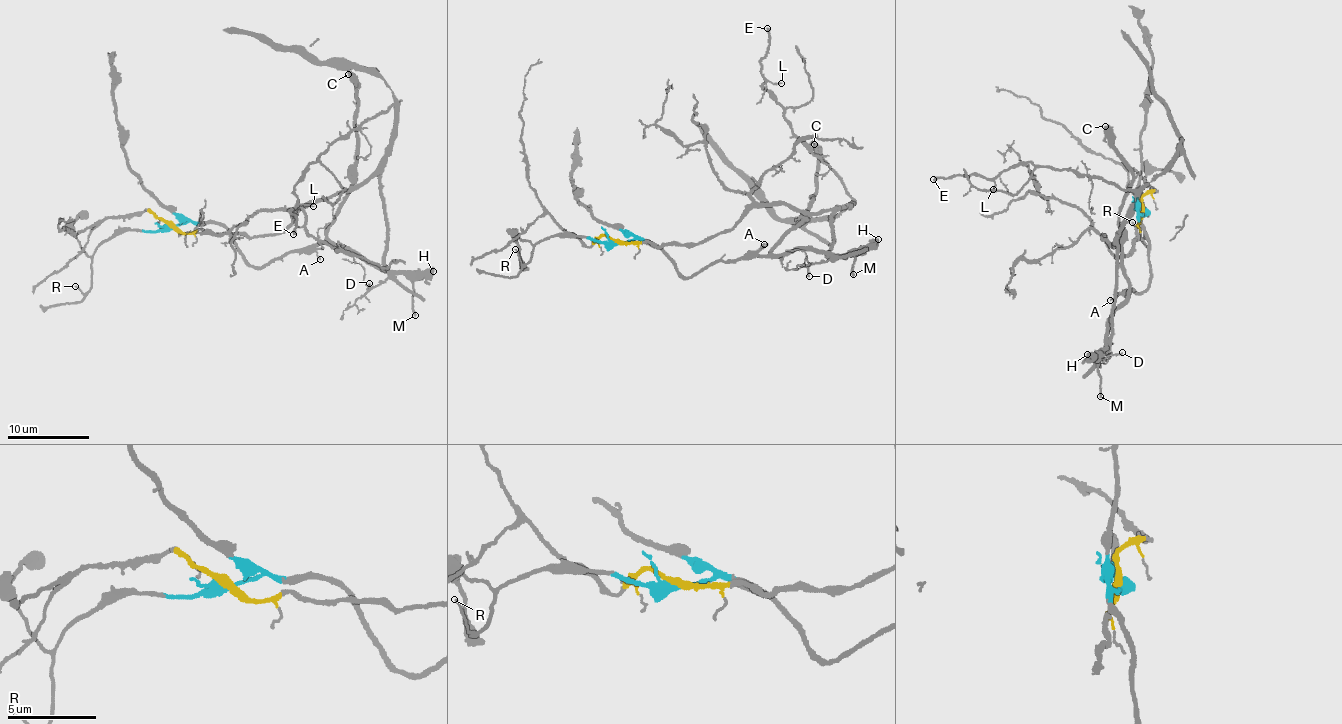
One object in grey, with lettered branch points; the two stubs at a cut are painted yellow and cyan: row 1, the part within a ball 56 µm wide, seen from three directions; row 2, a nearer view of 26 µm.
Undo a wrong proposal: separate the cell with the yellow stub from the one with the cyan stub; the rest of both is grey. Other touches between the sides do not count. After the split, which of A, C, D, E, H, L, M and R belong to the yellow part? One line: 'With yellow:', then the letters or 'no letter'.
With yellow: D, E, L

